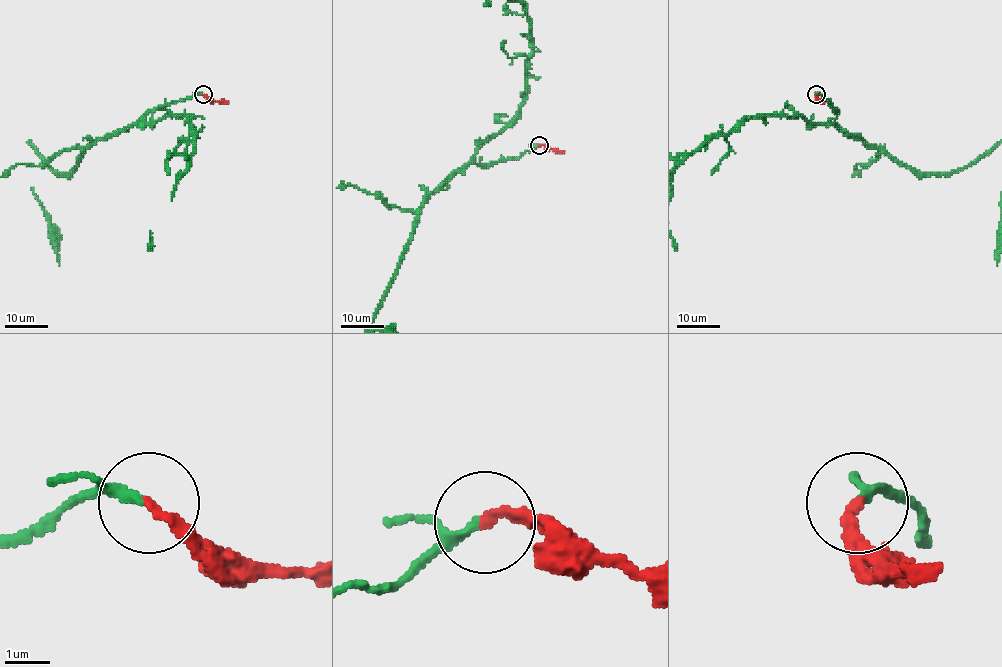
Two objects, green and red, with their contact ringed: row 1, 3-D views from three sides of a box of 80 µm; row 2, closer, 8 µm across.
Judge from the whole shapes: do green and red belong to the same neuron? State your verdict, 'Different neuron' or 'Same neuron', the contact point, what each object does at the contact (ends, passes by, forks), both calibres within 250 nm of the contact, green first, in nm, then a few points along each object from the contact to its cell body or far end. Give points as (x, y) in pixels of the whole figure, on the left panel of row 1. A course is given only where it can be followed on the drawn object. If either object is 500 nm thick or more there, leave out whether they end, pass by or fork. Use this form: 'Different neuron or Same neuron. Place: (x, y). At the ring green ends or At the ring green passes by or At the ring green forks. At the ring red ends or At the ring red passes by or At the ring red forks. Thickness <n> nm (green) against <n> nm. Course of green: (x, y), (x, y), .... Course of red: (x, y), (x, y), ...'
Same neuron. Place: (203, 94). At the ring green passes by. At the ring red ends. Thickness 150 nm (green) against 220 nm. Course of red: (203, 94), (213, 100), (227, 103)

